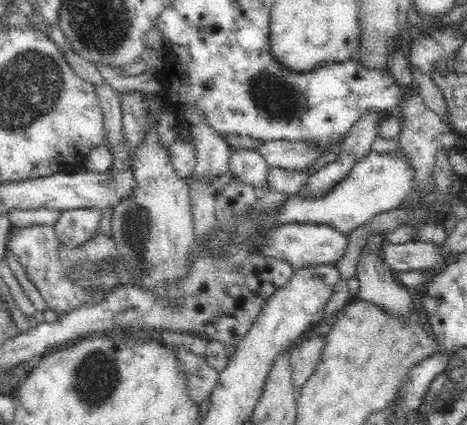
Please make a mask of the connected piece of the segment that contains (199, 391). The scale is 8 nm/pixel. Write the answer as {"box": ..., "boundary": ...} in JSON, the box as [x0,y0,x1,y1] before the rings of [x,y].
{"box":[175,346,220,405],"boundary":[[[175,346],[175,348],[177,349],[177,358],[179,358],[179,364],[181,364],[181,370],[185,374],[186,389],[190,398],[199,405],[202,400],[211,396],[211,392],[218,384],[220,372],[212,368],[205,358],[184,350],[184,347],[178,348],[178,346]]]}

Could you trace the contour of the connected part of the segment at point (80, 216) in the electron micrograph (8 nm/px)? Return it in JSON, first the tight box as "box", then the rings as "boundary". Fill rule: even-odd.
{"box":[53,208,101,249],"boundary":[[[77,208],[63,210],[53,225],[54,235],[70,249],[81,247],[98,231],[101,208]]]}

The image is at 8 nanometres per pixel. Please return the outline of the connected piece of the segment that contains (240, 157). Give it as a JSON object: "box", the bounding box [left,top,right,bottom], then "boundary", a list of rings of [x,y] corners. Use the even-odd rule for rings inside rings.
{"box":[228,149,269,188],"boundary":[[[231,149],[228,170],[231,177],[236,177],[251,187],[268,188],[269,166],[256,149]]]}

